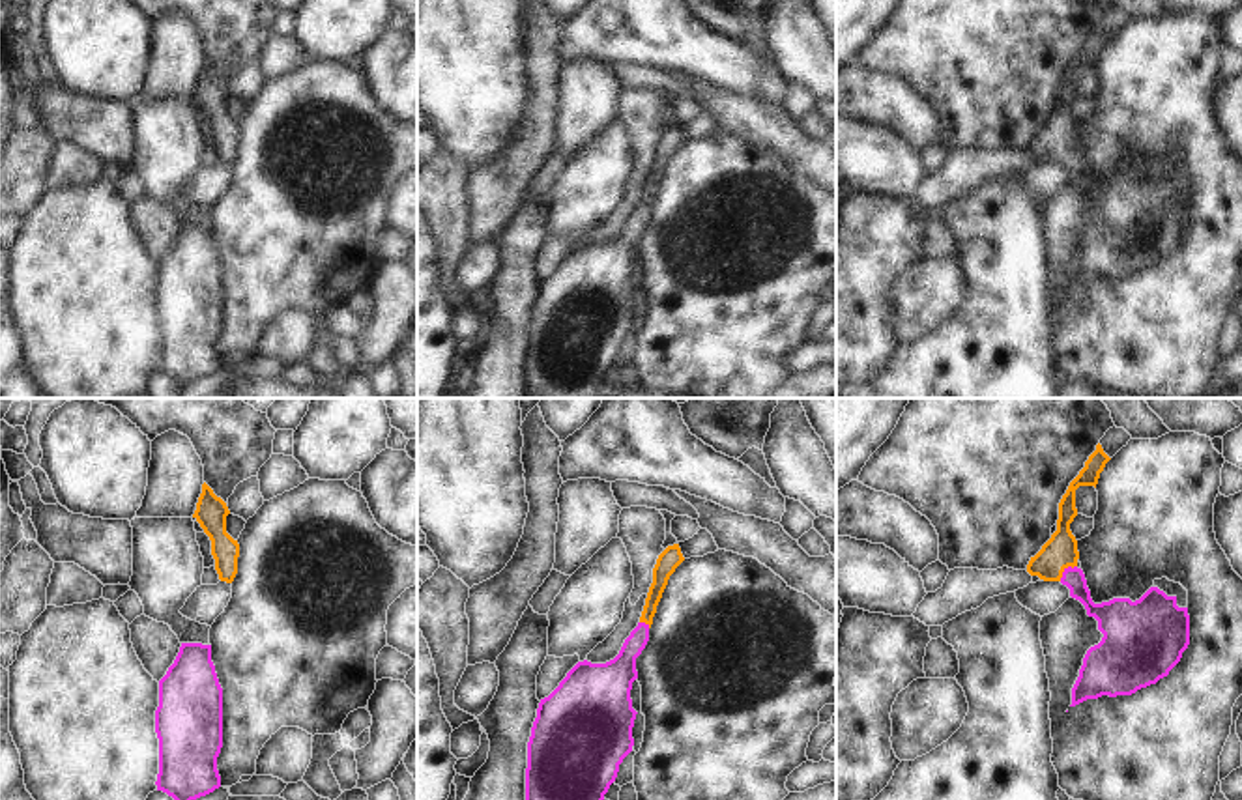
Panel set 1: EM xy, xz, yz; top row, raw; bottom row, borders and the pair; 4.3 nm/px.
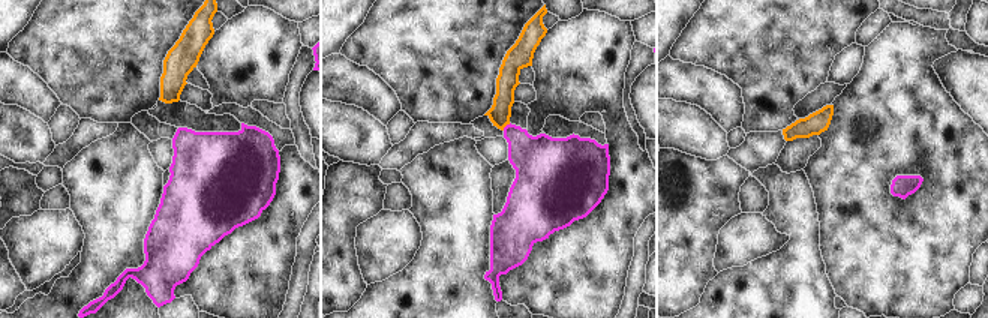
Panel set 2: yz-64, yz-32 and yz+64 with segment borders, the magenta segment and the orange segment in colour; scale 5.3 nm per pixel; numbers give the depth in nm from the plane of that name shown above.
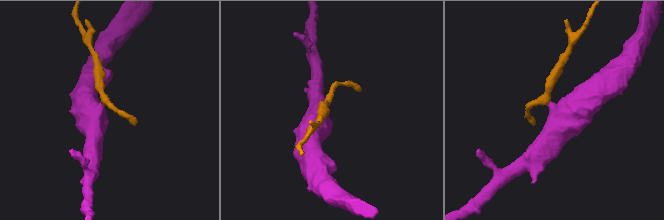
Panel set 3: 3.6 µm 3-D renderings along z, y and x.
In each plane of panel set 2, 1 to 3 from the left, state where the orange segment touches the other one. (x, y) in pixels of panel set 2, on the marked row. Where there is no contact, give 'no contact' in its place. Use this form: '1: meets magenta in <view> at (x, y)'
1: no contact
2: meets magenta in yz-32 at (505, 126)
3: no contact

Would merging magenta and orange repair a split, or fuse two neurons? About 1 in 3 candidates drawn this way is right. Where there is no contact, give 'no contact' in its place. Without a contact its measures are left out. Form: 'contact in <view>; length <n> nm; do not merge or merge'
contact in yz; length 100 nm; merge

